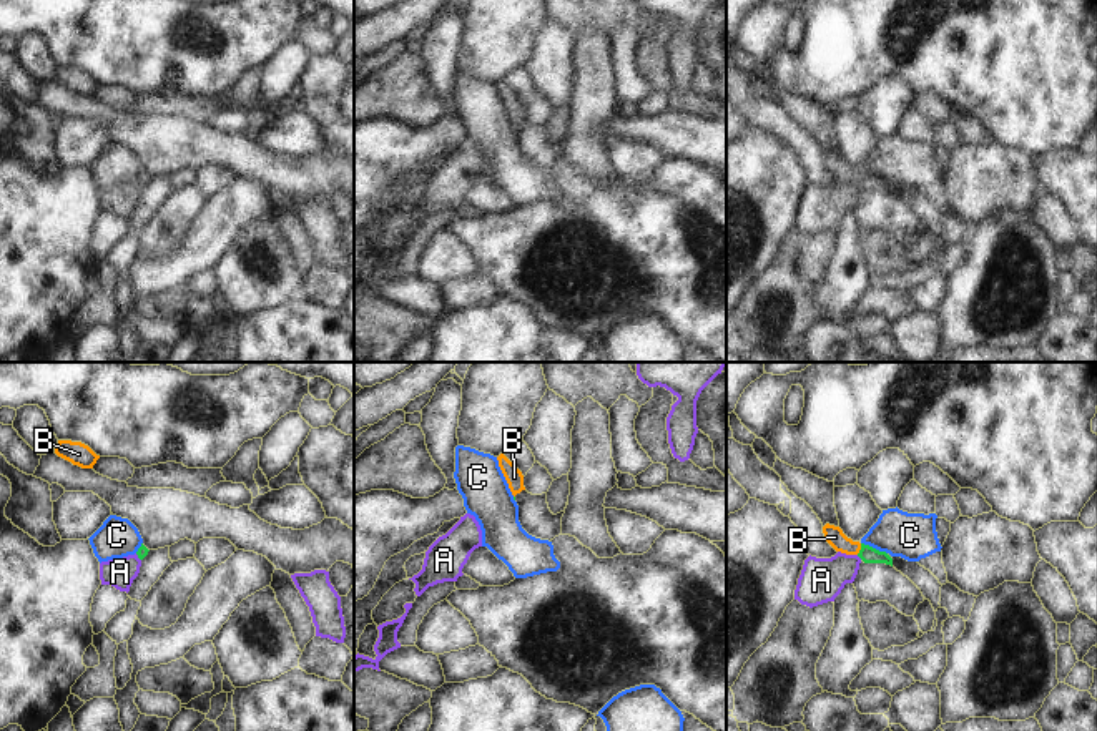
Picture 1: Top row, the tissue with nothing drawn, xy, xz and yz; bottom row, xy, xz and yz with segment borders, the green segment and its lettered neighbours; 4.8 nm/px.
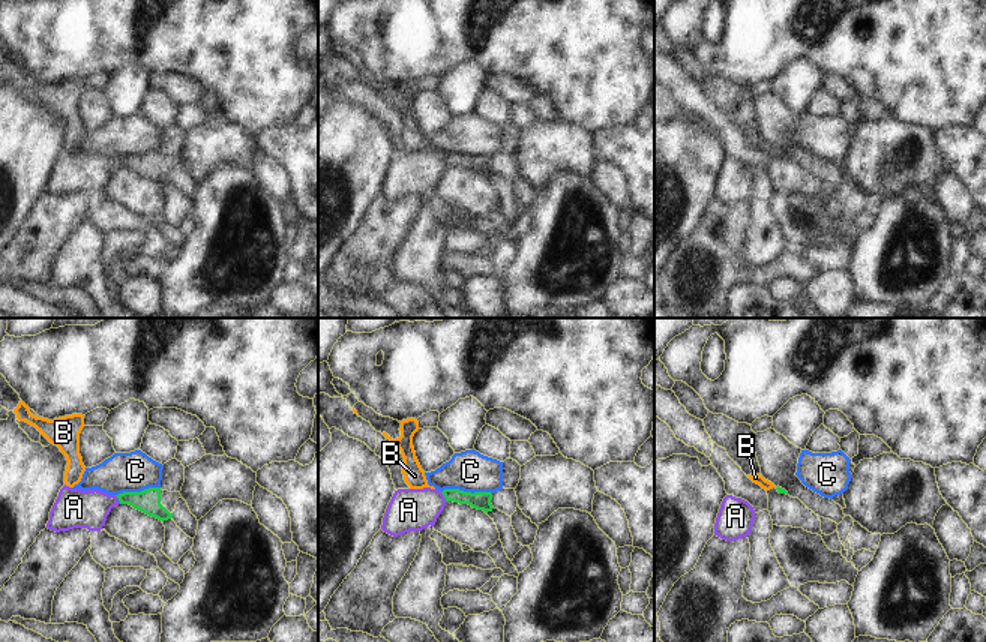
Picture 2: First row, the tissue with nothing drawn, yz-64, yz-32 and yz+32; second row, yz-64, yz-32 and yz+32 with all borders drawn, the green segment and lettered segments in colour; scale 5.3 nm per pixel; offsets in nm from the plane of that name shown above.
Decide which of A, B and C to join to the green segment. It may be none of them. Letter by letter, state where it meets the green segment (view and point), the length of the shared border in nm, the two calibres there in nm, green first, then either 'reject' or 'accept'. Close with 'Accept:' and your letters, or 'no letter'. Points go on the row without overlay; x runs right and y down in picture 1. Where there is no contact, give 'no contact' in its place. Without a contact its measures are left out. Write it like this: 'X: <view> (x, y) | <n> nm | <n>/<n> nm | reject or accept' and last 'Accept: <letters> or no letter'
A: yz (860, 185) | 40 nm | 80/220 nm | reject
B: yz (861, 176) | 60 nm | 80/90 nm | accept
C: yz (875, 176) | 140 nm | 80/220 nm | reject
Accept: B

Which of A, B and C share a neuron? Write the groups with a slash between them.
A / B / C

